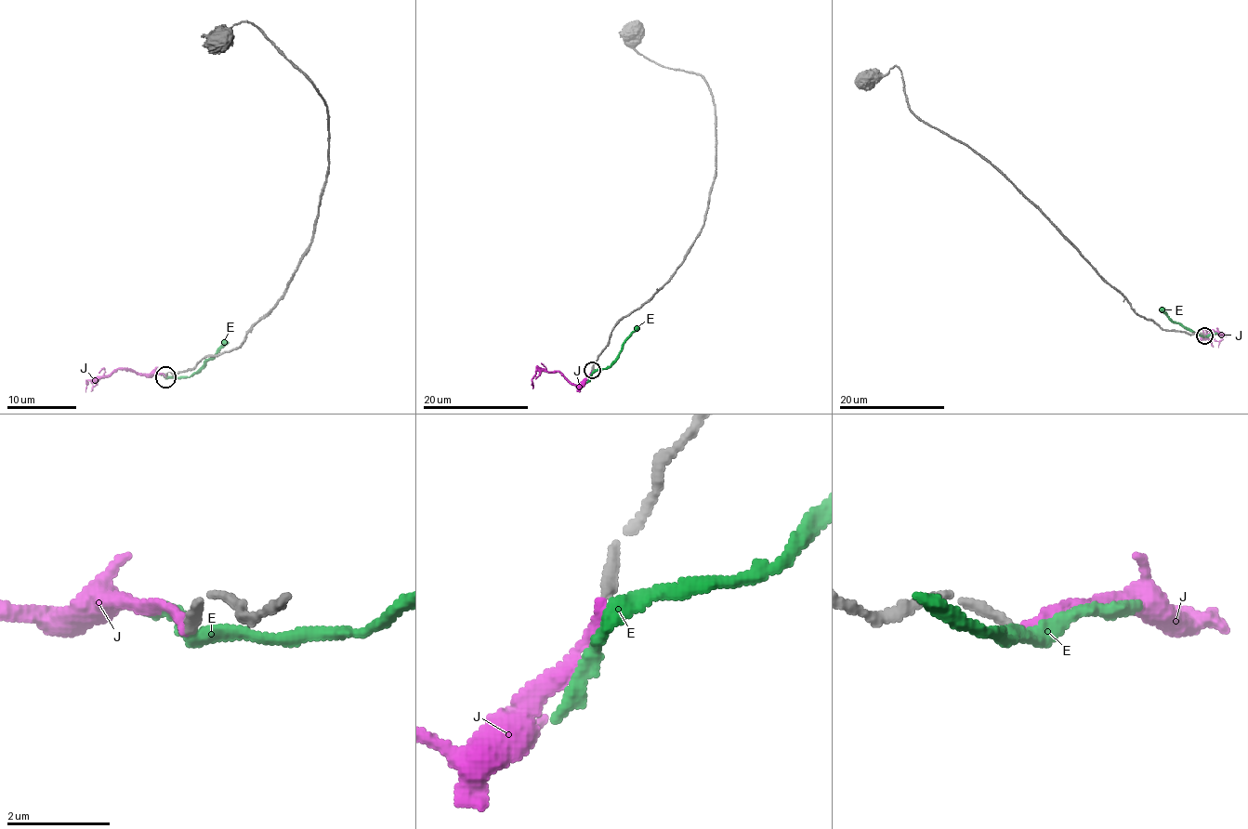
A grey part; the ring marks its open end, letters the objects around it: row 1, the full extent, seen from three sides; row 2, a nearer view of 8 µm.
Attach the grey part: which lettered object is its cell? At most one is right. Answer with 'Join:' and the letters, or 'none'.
Join: J

